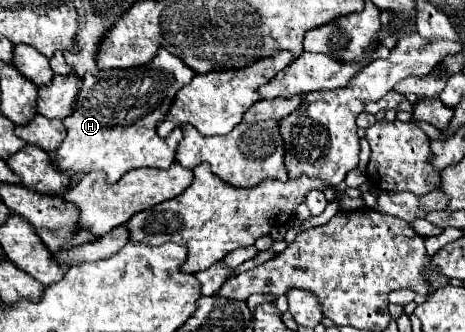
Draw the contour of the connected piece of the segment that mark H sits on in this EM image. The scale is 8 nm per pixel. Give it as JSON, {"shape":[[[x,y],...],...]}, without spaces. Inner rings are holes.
{"shape":[[[163,48],[147,66],[103,70],[97,76],[85,74],[77,108],[63,120],[67,138],[55,150],[55,166],[73,176],[103,172],[111,184],[133,168],[169,168],[175,160],[175,152],[161,148],[155,124],[169,110],[177,90],[193,76],[195,72],[189,70],[189,66]]]}

